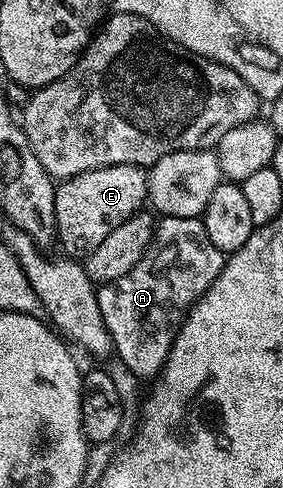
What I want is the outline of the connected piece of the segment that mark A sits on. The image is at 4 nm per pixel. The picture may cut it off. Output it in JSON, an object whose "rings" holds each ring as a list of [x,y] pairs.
{"rings":[[[164,215],[157,220],[154,235],[135,267],[119,280],[97,288],[100,313],[114,342],[114,351],[136,378],[153,380],[161,372],[187,313],[199,297],[209,289],[212,281],[220,277],[226,261],[227,256],[223,251],[216,249],[216,245],[208,241],[208,233],[201,218]]]}

